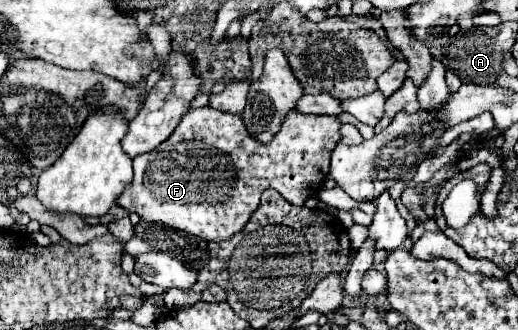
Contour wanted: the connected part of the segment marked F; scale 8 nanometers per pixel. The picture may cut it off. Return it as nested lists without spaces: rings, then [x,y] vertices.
[[[238,81],[230,83],[222,93],[210,93],[210,107],[190,109],[174,129],[174,133],[164,143],[160,143],[160,147],[138,155],[134,159],[134,179],[118,197],[118,205],[132,213],[138,213],[144,221],[164,223],[206,241],[222,241],[244,229],[260,203],[262,191],[268,187],[280,191],[282,197],[292,205],[304,205],[308,197],[316,195],[328,177],[330,155],[340,139],[338,119],[330,115],[304,115],[298,111],[290,111],[282,121],[278,135],[274,135],[270,143],[258,143],[258,139],[254,139],[246,131],[242,117],[230,115],[244,111],[248,87],[248,81]]]

